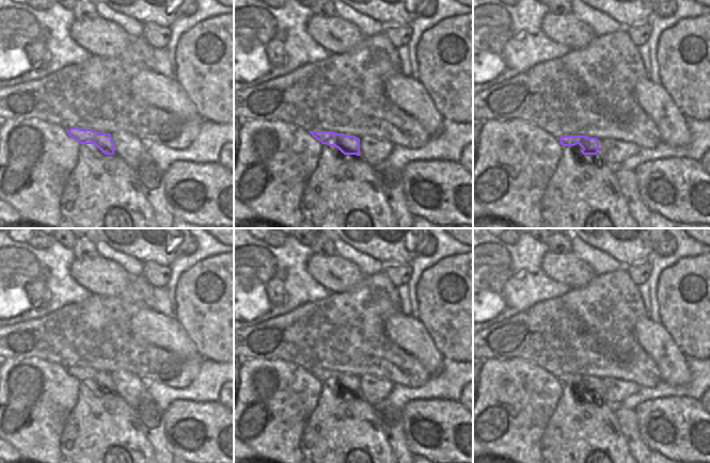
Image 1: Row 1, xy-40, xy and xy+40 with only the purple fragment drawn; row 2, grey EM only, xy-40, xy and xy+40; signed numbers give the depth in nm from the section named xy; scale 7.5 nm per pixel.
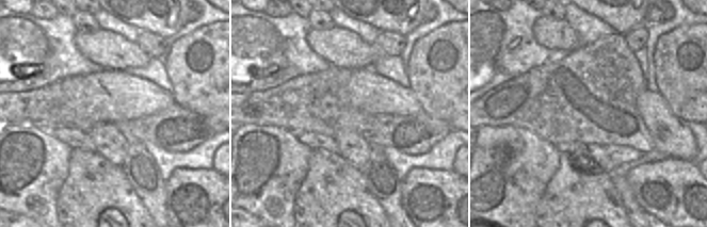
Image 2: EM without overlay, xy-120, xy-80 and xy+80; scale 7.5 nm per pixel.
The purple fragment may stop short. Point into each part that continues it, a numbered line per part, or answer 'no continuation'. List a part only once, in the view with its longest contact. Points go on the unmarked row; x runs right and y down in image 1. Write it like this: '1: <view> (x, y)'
1: xy+40 (601, 392)

